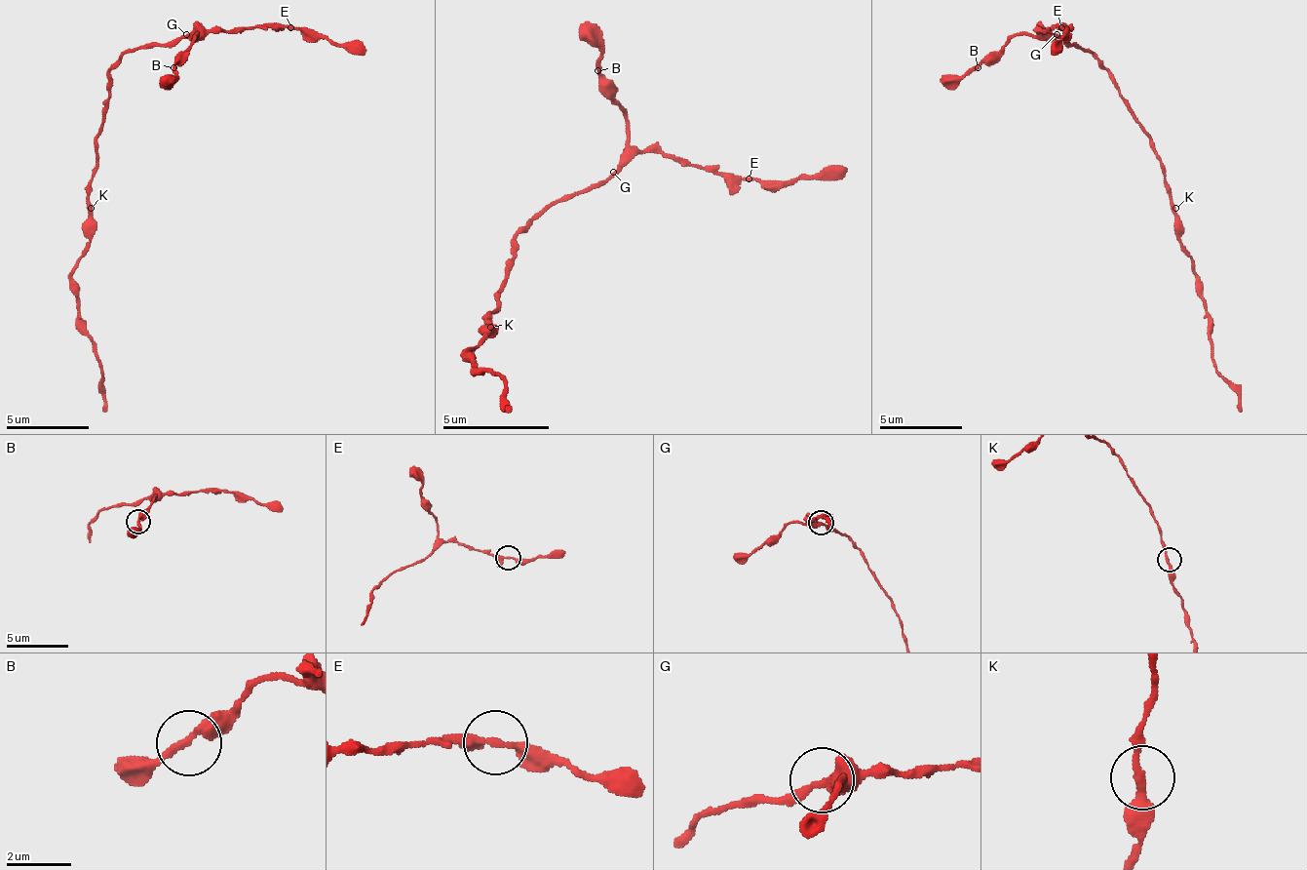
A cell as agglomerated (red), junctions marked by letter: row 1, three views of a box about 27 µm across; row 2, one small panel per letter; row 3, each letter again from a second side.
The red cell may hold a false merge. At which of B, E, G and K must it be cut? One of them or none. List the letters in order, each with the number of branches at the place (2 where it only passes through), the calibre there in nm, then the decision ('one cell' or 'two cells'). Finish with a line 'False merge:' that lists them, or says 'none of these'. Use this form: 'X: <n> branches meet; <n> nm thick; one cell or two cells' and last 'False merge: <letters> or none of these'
B: 2 branches meet; 280 nm thick; one cell
E: 2 branches meet; 280 nm thick; one cell
G: 2 branches meet; 280 nm thick; one cell
K: 2 branches meet; 280 nm thick; one cell
False merge: none of these

